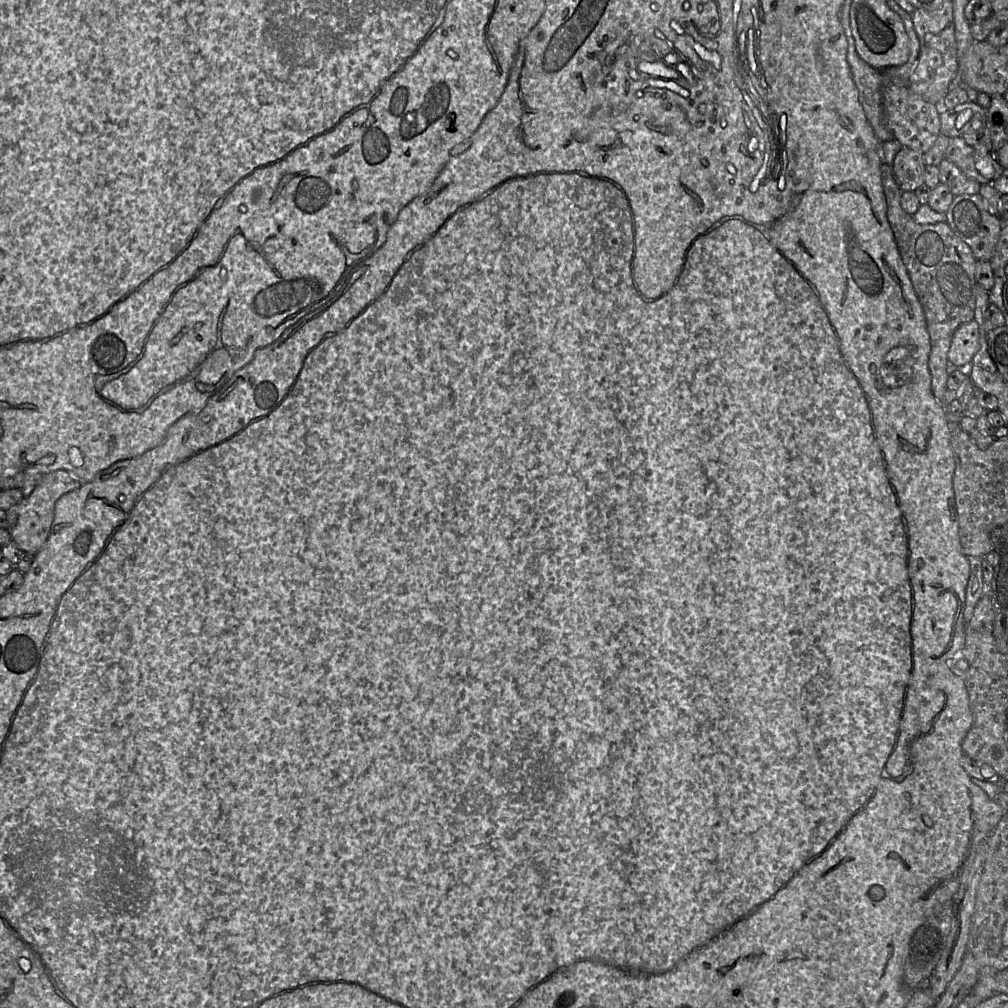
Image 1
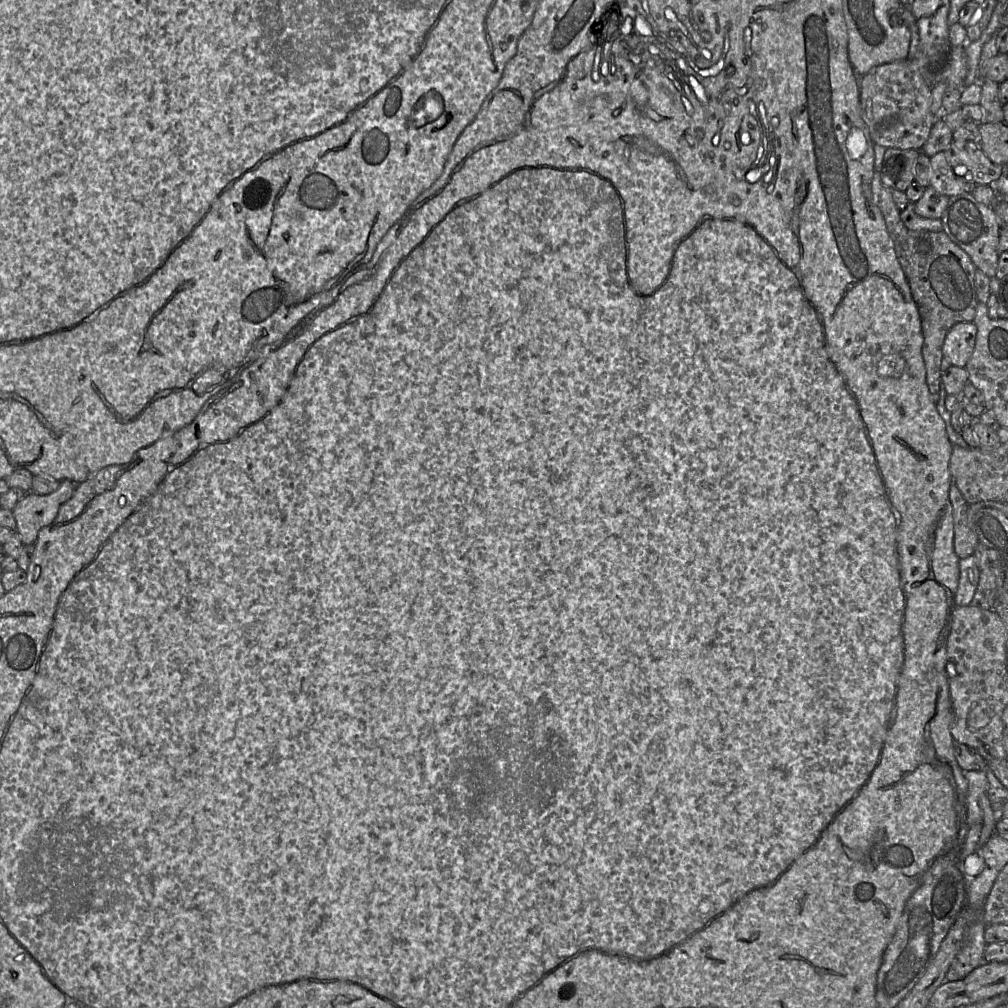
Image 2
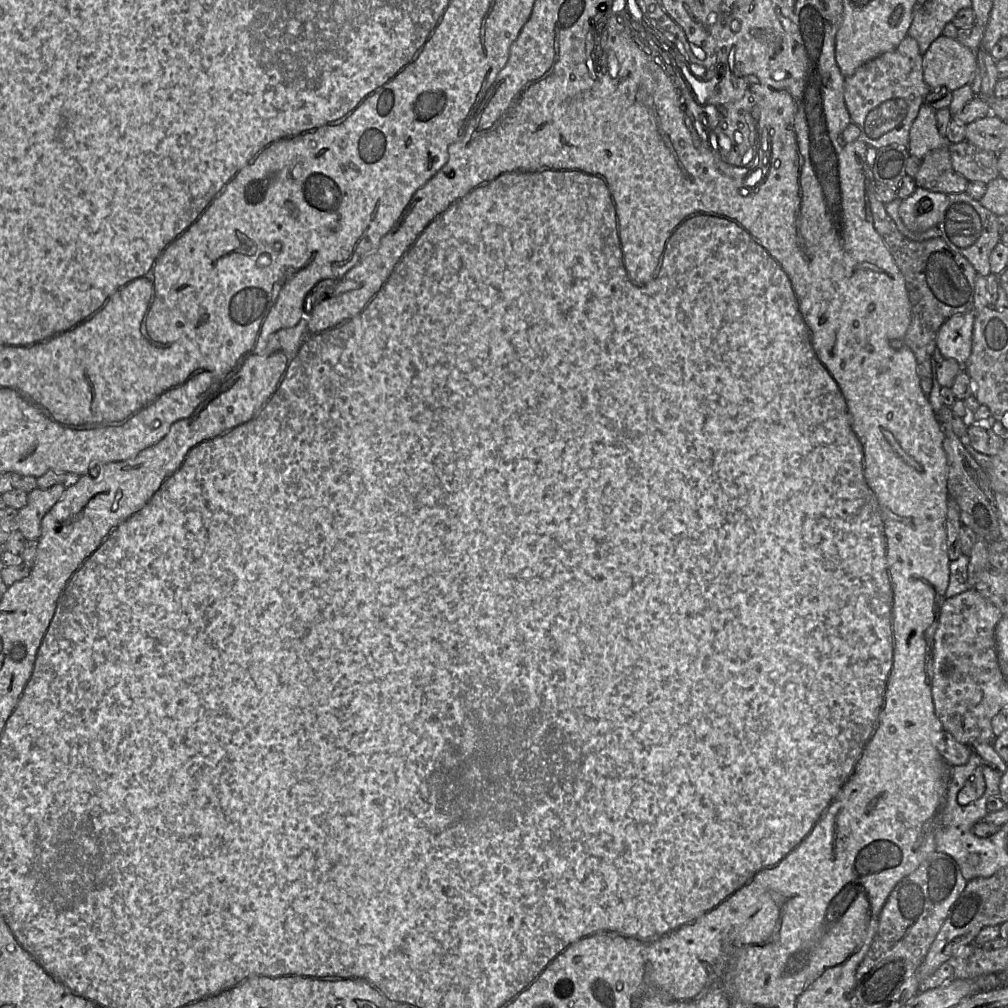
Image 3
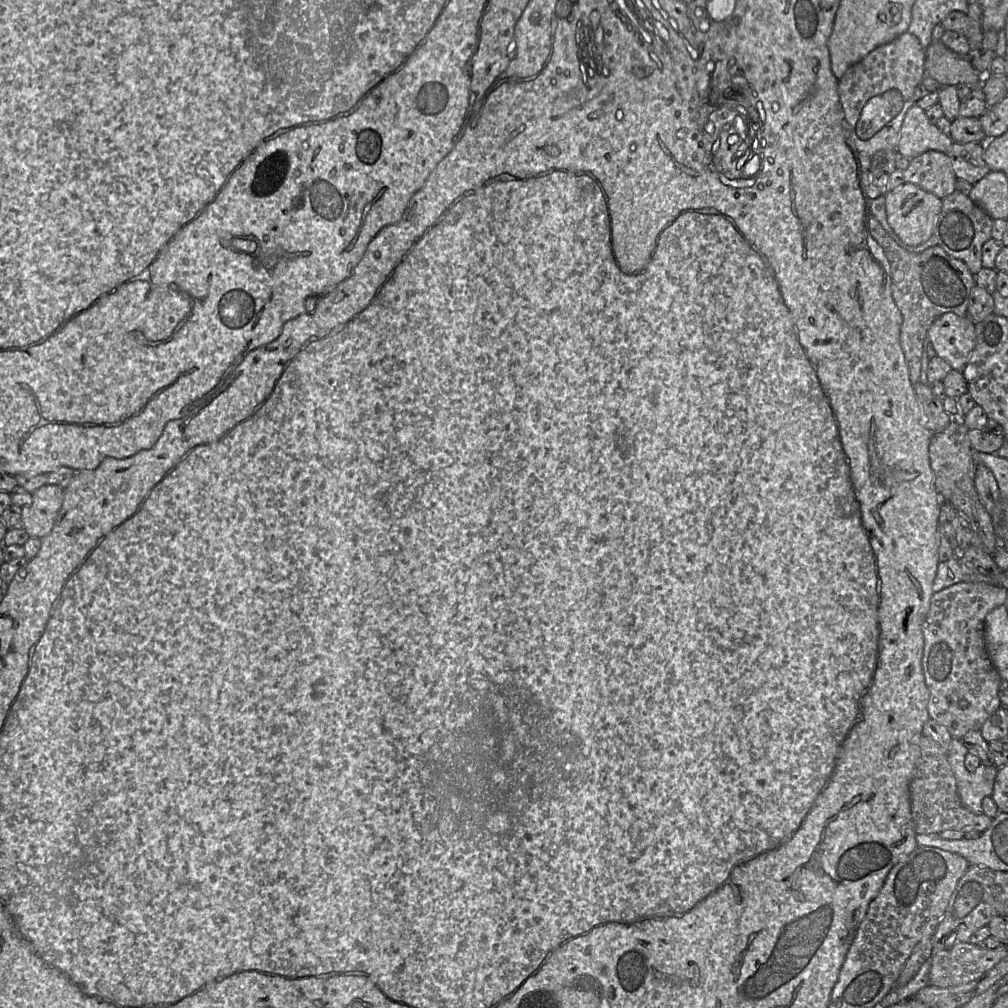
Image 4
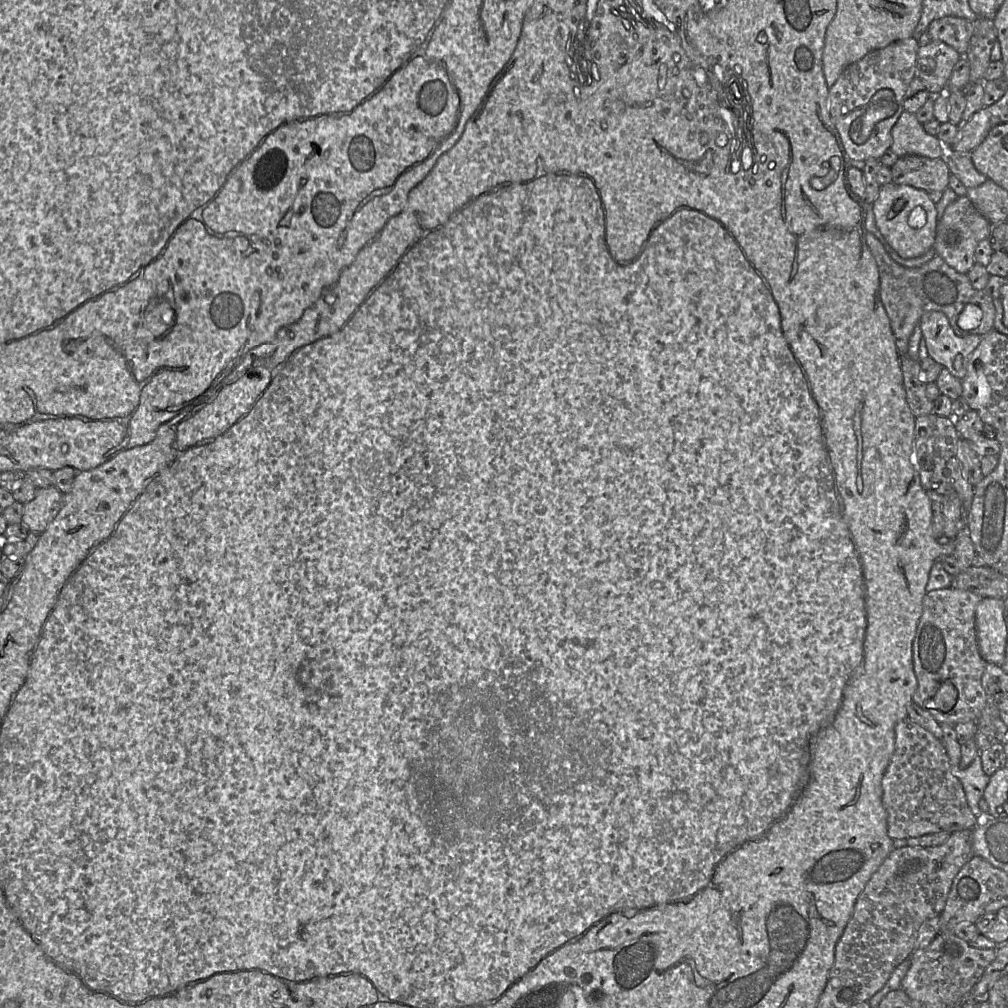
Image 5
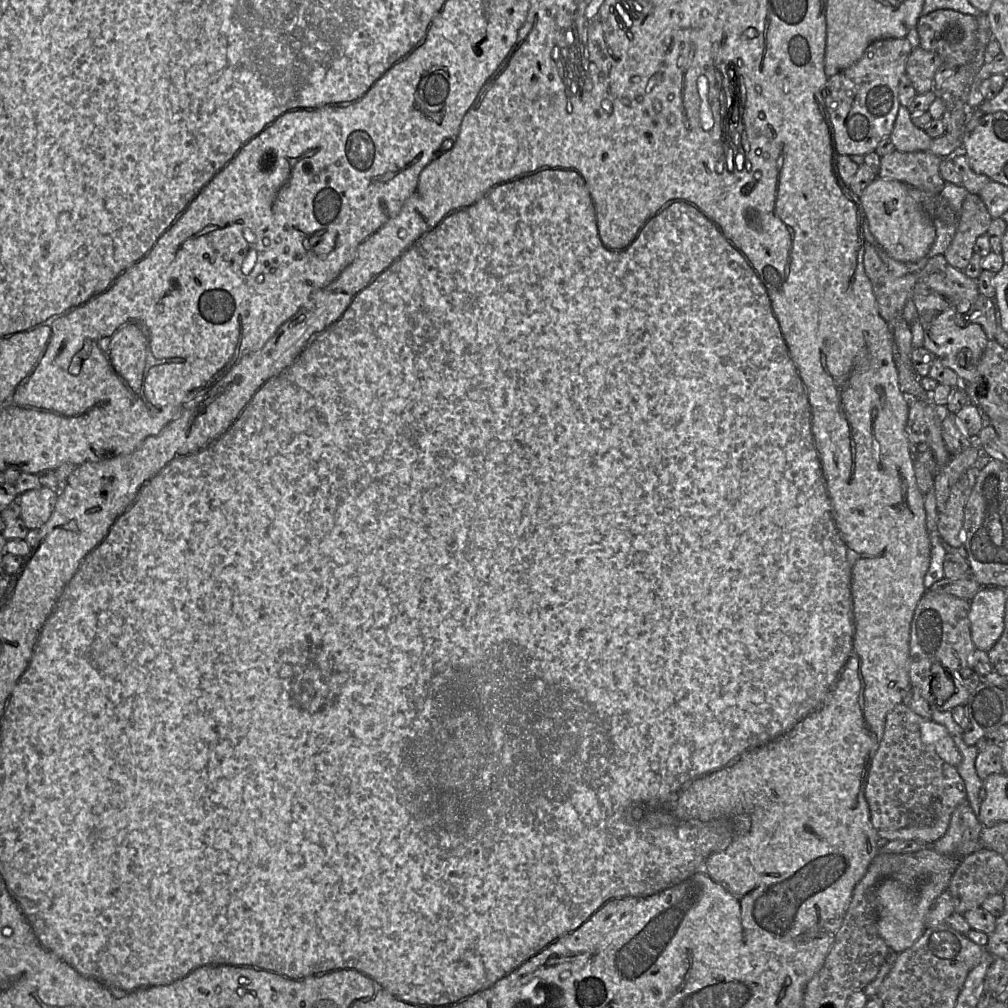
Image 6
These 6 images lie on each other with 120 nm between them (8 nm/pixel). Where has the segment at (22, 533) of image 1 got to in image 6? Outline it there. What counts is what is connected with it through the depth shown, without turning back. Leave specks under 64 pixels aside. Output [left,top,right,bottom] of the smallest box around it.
[18,487,59,530]

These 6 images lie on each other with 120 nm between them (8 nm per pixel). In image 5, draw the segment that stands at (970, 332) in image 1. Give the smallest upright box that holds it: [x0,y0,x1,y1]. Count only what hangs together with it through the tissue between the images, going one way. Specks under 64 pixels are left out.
[920,312,982,380]

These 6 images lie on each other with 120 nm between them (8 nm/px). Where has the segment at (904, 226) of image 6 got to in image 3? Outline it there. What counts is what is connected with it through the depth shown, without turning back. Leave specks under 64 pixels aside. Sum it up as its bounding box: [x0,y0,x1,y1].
[899,187,947,233]

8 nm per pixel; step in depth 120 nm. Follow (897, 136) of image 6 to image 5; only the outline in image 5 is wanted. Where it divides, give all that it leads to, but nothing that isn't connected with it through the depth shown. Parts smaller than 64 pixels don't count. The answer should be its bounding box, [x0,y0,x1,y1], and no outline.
[890,110,942,158]

